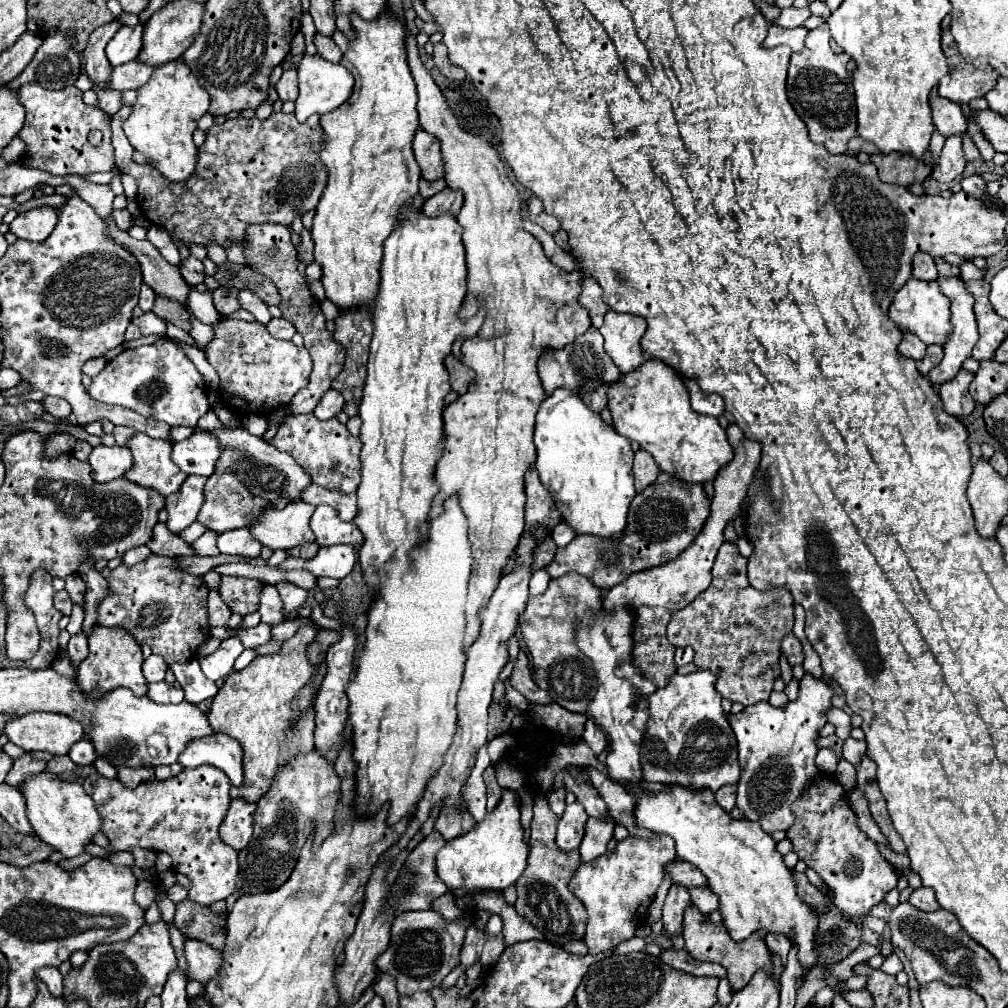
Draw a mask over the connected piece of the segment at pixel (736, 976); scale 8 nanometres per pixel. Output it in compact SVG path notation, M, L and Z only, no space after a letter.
M687 908L685 912L685 922L683 922L683 938L685 938L685 948L687 952L695 958L695 960L703 960L703 962L719 962L725 970L727 970L727 980L733 992L745 988L749 984L749 980L753 978L753 974L757 970L765 970L771 974L771 952L767 948L767 944L763 946L763 938L759 934L751 936L751 940L743 940L743 944L735 944L731 940L731 936L727 936L727 928L723 928L723 924L709 924L705 920L705 916L695 908Z

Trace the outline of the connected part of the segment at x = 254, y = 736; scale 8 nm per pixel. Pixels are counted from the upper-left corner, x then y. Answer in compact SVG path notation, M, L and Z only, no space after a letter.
M315 624L303 626L293 638L285 640L283 650L279 654L257 656L247 668L231 672L231 676L225 678L225 684L213 698L213 704L207 714L211 728L235 738L243 746L245 778L241 786L231 786L231 800L243 798L247 802L257 802L259 796L263 796L271 786L279 764L283 764L287 756L295 756L295 752L309 752L313 748L315 712L309 710L305 716L297 718L295 712L291 712L291 700L303 686L313 682L315 678L325 676L325 664L313 670L309 668L309 660L305 654L317 632L319 626Z

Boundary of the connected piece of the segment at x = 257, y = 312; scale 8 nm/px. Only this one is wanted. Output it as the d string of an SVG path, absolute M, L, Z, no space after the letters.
M241 290L241 292L239 292L239 304L241 304L243 310L251 312L257 322L267 324L267 322L271 320L271 314L269 314L267 306L265 306L251 290Z

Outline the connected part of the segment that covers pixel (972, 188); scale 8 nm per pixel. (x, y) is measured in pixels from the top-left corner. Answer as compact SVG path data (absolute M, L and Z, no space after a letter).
M973 174L969 178L963 178L961 186L963 186L963 192L967 192L967 194L979 198L979 200L985 198L985 194L987 194L987 182L977 174Z

